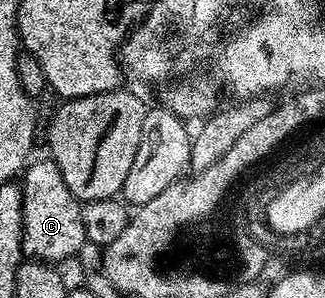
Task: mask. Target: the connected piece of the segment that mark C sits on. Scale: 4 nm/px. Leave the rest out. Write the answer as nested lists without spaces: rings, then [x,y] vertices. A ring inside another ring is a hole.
[[[50,159],[44,161],[32,160],[26,166],[21,177],[21,188],[23,191],[23,251],[28,258],[48,263],[60,263],[66,257],[74,258],[78,254],[83,242],[87,240],[85,229],[81,227],[80,202],[65,187],[65,179],[61,179],[61,171],[57,163]]]

